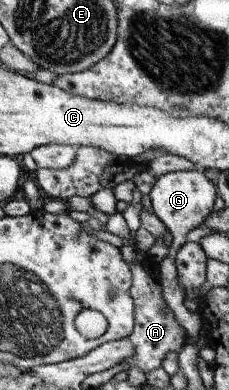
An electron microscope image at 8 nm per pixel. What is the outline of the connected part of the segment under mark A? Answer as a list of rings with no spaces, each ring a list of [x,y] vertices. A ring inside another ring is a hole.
[[[148,253],[138,263],[129,265],[132,274],[132,286],[129,290],[134,301],[134,328],[127,336],[127,340],[133,344],[133,356],[125,358],[121,363],[127,363],[137,367],[144,374],[162,366],[162,362],[168,352],[179,353],[188,341],[185,328],[175,320],[175,314],[171,306],[167,306],[163,288],[161,288],[160,263]]]

